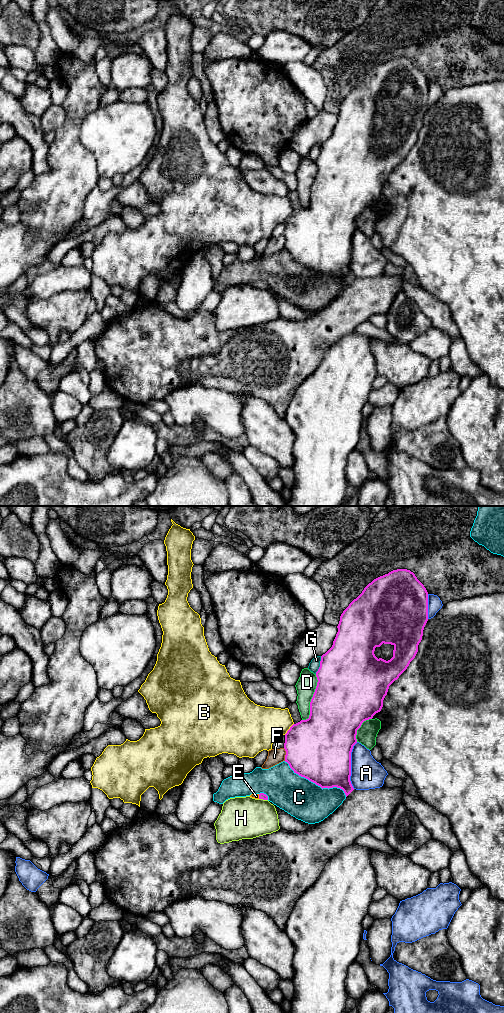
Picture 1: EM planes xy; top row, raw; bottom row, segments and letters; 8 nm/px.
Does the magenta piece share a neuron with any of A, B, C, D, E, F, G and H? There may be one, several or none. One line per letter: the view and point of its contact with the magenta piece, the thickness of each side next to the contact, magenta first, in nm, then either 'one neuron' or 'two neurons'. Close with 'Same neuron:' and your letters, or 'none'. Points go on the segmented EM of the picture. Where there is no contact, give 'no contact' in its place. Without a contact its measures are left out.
A: meets magenta in xy at (350, 765); 460 nm thick on the magenta side, 260 nm on the other; two neurons
B: meets magenta in xy at (289, 729); 460 nm thick on the magenta side, 340 nm on the other; two neurons
C: meets magenta in xy at (316, 784); 460 nm thick on the magenta side, 320 nm on the other; two neurons
D: meets magenta in xy at (311, 699); 480 nm thick on the magenta side, 160 nm on the other; two neurons
E: meets magenta in xy at (259, 796); 50 nm thick on the magenta side, 50 nm on the other; one neuron
F: meets magenta in xy at (286, 754); 500 nm thick on the magenta side, 120 nm on the other; two neurons
G: meets magenta in xy at (320, 665); 500 nm thick on the magenta side, 90 nm on the other; two neurons
H: meets magenta in xy at (263, 799); 50 nm thick on the magenta side, 340 nm on the other; two neurons
Same neuron: E

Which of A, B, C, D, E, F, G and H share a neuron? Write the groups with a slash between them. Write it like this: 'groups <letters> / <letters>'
groups A / B / C / D / E / F / G / H

